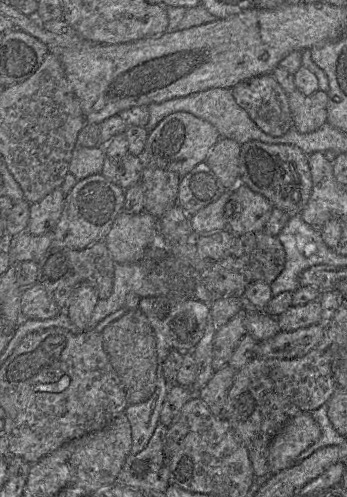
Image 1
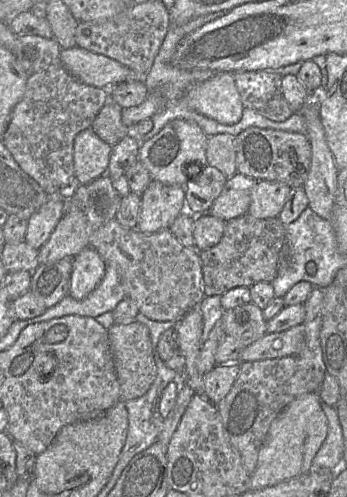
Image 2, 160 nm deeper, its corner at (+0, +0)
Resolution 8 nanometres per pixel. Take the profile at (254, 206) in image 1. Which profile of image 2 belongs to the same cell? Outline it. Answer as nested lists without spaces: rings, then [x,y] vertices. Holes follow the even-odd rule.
[[[259,180],[251,191],[247,214],[267,219],[277,217],[286,202],[291,187],[278,181]]]

